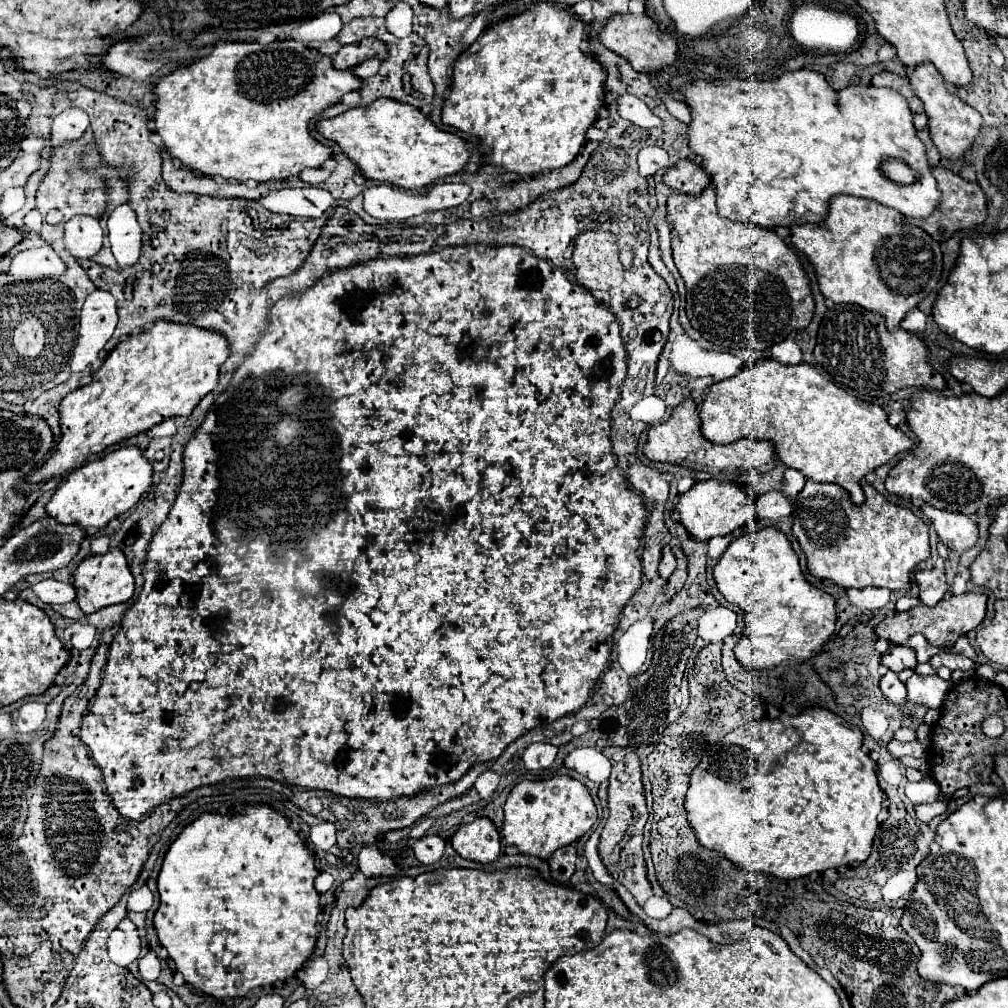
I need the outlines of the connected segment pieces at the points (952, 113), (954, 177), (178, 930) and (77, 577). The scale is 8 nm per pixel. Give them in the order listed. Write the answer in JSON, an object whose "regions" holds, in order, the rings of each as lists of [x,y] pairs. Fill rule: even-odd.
{"regions":[[[[924,62],[924,64],[918,64],[916,68],[908,70],[908,80],[910,80],[912,90],[924,104],[924,110],[928,116],[928,130],[930,130],[932,142],[938,148],[938,152],[950,160],[962,158],[964,152],[972,146],[976,134],[980,132],[980,124],[982,124],[980,114],[946,88],[944,78],[934,68],[934,64]]],[[[934,166],[932,174],[934,174],[934,178],[938,182],[938,188],[940,188],[940,194],[942,194],[942,200],[936,206],[936,212],[932,212],[932,216],[926,216],[926,218],[920,218],[920,220],[904,218],[904,222],[922,228],[924,232],[928,232],[938,242],[948,240],[956,230],[972,228],[976,224],[984,222],[984,218],[986,218],[986,196],[976,182],[968,182],[968,180],[960,178],[958,174],[954,174],[952,170],[942,168],[942,166]]],[[[248,805],[243,814],[238,816],[220,816],[220,814],[202,814],[192,824],[188,824],[176,842],[168,848],[162,870],[158,876],[158,892],[160,892],[160,906],[154,916],[154,928],[158,932],[160,944],[168,950],[170,958],[174,960],[178,972],[184,976],[184,980],[192,986],[196,986],[202,994],[224,1000],[224,998],[244,998],[250,990],[260,988],[264,984],[274,984],[278,980],[286,980],[300,970],[300,966],[312,956],[316,946],[316,934],[318,934],[318,912],[320,912],[320,896],[314,888],[314,878],[318,876],[314,854],[308,852],[302,838],[288,826],[286,818],[280,816],[269,805]]],[[[110,548],[106,554],[88,556],[74,572],[74,588],[78,592],[76,602],[84,610],[84,614],[92,614],[100,608],[128,602],[134,594],[134,576],[128,568],[126,556],[120,548]]]]}

